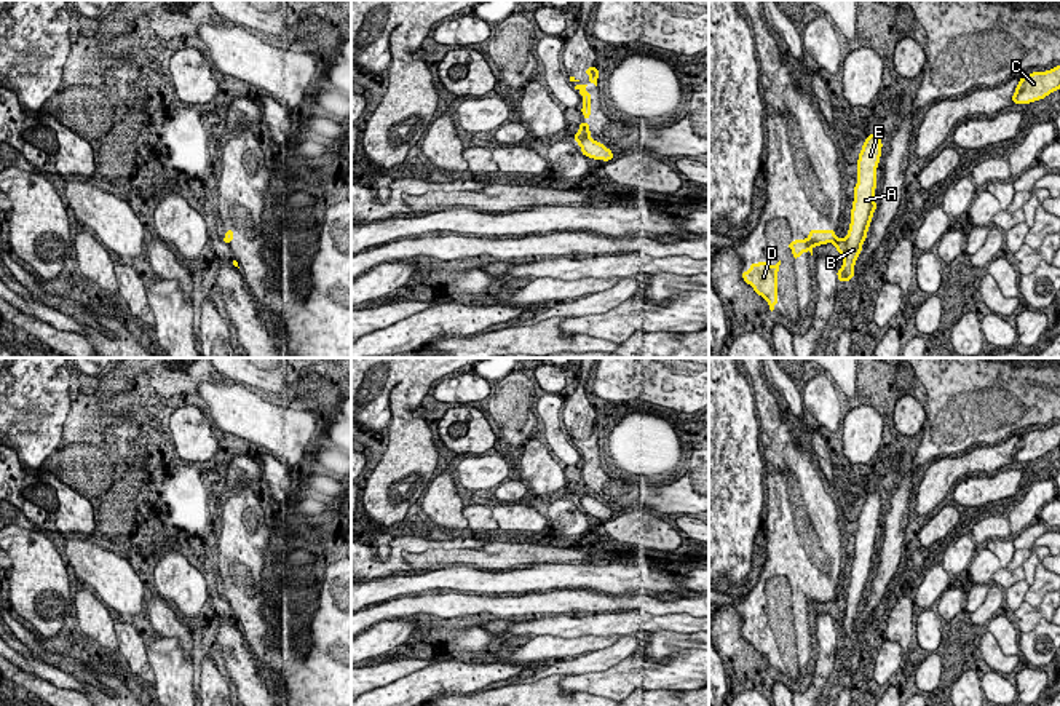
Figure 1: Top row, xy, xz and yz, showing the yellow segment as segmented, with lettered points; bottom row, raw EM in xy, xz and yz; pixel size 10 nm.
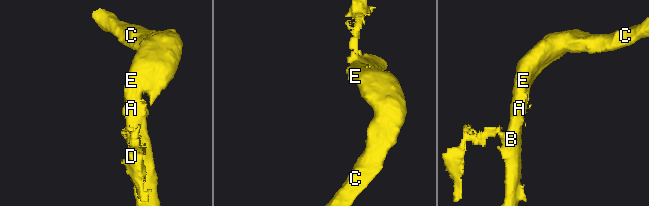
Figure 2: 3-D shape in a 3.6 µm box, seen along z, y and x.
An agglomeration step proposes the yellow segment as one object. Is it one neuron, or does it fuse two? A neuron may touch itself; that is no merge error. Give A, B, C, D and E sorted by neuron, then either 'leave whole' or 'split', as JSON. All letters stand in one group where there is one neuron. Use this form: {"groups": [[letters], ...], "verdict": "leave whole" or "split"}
{"groups": [["A", "B", "C", "E"], ["D"]], "verdict": "split"}

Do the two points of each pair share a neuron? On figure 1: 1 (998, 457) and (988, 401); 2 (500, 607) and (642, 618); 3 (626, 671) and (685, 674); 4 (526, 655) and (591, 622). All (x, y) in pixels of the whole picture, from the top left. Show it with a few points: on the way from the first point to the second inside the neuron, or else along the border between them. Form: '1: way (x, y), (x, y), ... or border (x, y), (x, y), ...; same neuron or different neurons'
1: border (1014, 433), (998, 443), (976, 446); different neurons
2: border (588, 612), (601, 614); different neurons
3: way (640, 673), (671, 673); same neuron
4: border (533, 636), (599, 638); different neurons

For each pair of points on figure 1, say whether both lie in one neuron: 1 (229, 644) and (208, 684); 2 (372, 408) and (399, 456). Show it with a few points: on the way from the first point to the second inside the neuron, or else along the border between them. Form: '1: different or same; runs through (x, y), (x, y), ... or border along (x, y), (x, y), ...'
1: different; border along (219, 625), (217, 646), (229, 671)
2: different; border along (391, 409), (391, 419), (387, 425)

